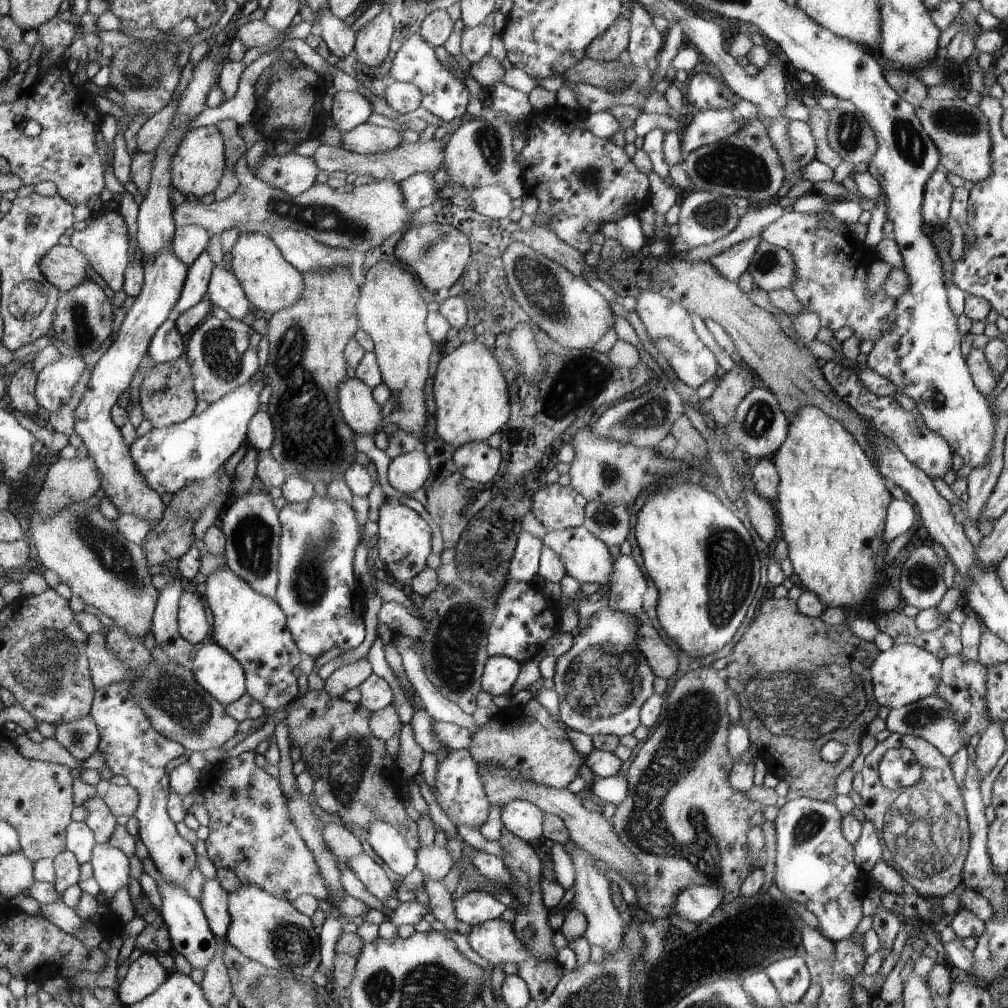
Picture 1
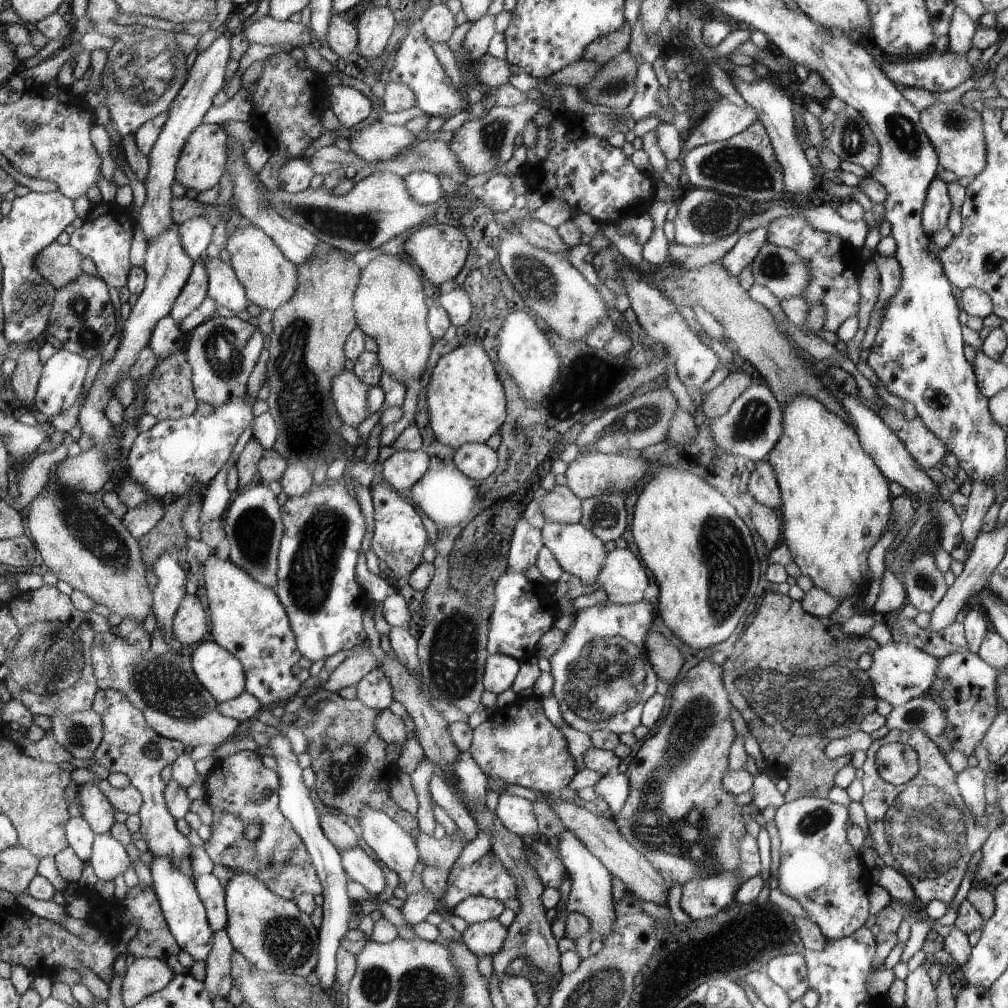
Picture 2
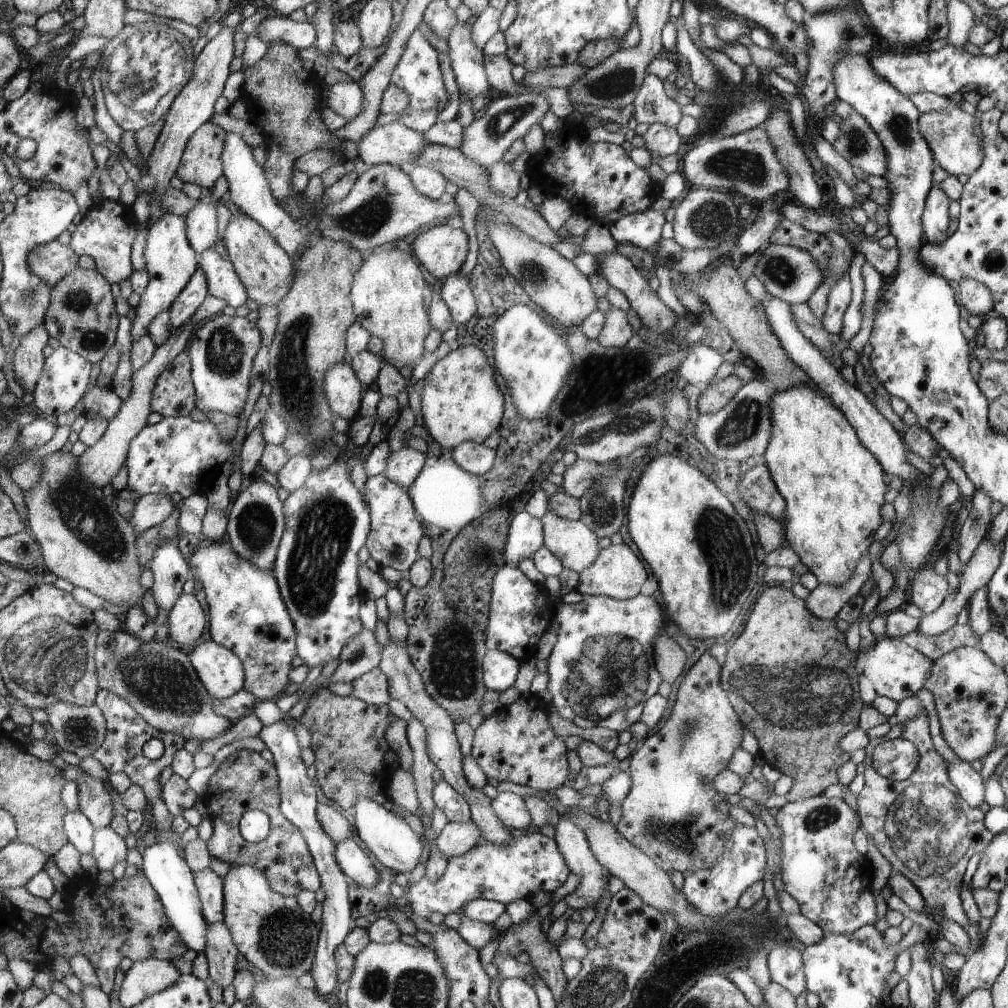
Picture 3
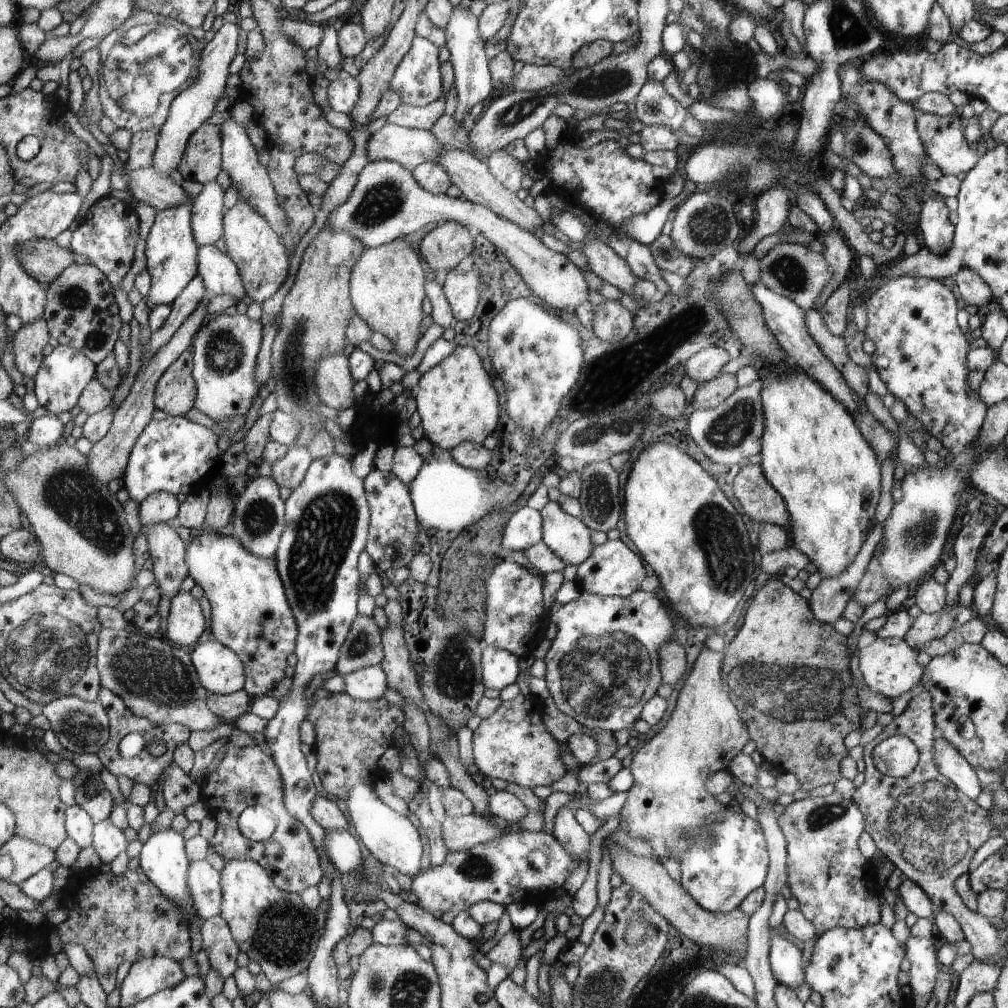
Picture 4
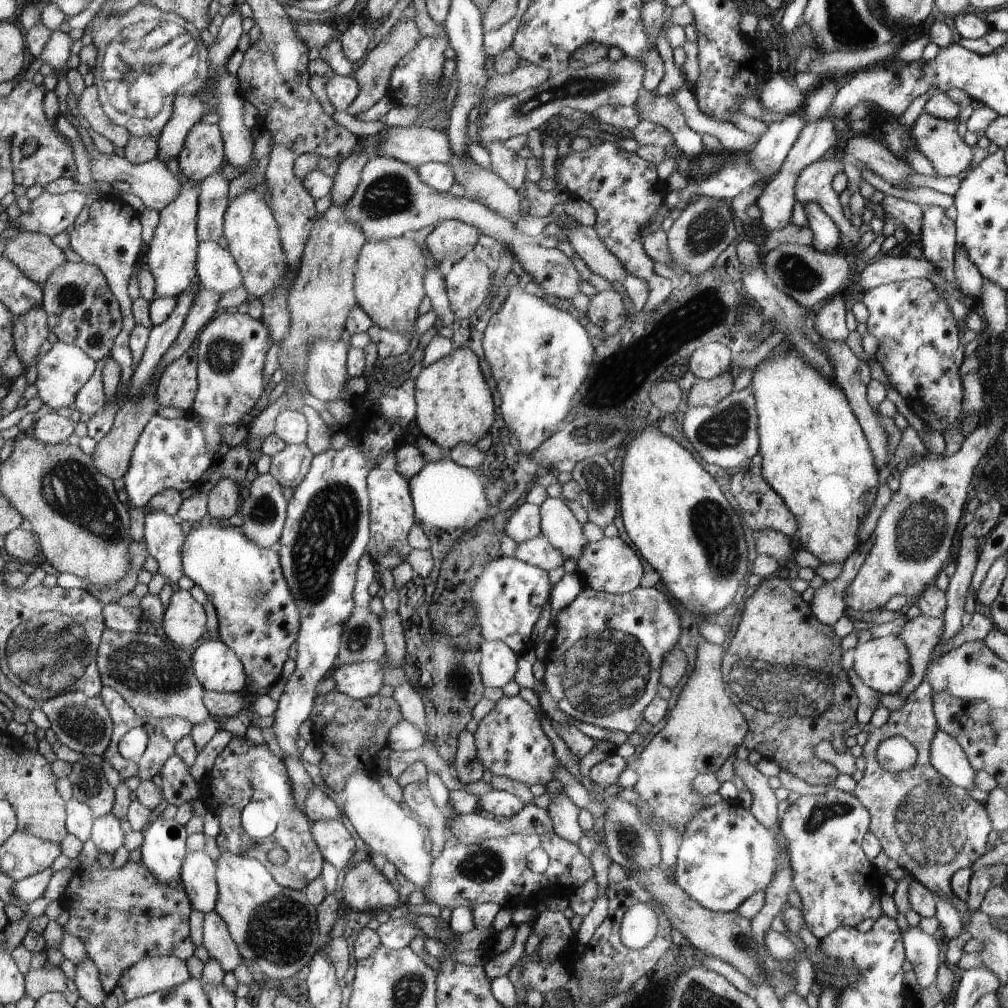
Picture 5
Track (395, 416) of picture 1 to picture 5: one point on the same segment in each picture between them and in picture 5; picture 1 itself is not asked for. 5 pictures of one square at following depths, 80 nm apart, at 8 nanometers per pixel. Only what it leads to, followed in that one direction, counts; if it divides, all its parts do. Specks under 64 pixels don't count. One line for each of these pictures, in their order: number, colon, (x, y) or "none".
2: (391, 307)
3: (388, 291)
4: (387, 290)
5: (389, 285)

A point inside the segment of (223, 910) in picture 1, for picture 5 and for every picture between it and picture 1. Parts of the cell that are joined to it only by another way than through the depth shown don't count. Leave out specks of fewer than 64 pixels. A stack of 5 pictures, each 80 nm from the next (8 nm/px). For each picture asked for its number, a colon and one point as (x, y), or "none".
2: (212, 893)
3: (209, 885)
4: (205, 880)
5: (199, 874)

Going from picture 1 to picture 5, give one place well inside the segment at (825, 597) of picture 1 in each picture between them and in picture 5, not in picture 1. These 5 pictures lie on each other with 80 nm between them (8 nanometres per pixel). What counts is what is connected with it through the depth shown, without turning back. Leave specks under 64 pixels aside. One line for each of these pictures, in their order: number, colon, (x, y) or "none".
2: (836, 503)
3: (833, 487)
4: (813, 454)
5: (814, 454)

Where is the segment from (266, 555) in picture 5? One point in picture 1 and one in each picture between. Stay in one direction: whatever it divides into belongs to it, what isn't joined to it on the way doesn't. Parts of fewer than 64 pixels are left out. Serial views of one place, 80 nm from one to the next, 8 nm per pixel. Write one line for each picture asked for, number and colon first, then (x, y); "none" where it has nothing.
1: (253, 627)
2: (249, 620)
3: (248, 615)
4: (250, 613)

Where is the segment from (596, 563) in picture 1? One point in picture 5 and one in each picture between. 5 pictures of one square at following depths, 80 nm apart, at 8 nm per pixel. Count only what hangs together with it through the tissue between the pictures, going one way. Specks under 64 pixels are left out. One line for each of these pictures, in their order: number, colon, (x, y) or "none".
2: (582, 554)
3: (572, 542)
4: (567, 536)
5: (559, 524)

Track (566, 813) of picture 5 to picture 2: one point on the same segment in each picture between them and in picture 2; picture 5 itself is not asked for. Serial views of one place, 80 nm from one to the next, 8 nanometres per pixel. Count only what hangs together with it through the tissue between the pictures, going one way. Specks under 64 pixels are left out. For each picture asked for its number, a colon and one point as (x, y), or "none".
2: (591, 892)
3: (572, 841)
4: (570, 833)

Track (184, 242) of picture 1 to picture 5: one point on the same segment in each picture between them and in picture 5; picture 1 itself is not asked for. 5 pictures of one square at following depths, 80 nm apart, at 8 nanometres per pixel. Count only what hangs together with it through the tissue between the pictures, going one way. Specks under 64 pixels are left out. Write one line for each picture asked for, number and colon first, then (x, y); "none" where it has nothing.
2: (196, 234)
3: (202, 221)
4: (207, 221)
5: (214, 189)

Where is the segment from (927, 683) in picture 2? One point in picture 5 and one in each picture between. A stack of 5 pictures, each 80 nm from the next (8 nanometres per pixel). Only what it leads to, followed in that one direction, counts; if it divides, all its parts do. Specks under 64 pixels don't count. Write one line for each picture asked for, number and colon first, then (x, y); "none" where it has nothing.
3: (897, 671)
4: (890, 666)
5: (883, 664)

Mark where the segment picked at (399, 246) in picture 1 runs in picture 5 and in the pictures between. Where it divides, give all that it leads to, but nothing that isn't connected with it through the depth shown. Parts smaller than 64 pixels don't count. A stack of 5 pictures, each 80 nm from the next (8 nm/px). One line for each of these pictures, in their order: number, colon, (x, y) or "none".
2: (440, 251)
3: (441, 249)
4: (443, 248)
5: (450, 240)

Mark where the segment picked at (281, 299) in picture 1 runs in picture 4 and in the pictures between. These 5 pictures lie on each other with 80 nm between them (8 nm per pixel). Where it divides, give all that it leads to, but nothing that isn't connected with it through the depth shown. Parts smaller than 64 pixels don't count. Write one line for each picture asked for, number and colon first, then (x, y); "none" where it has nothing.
2: (270, 280)
3: (266, 269)
4: (262, 258)

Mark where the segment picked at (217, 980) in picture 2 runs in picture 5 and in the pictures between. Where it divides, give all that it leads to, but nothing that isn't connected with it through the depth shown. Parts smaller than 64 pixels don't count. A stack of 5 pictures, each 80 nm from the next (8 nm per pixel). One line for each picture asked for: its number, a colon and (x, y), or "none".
3: (222, 953)
4: (217, 940)
5: (217, 940)

